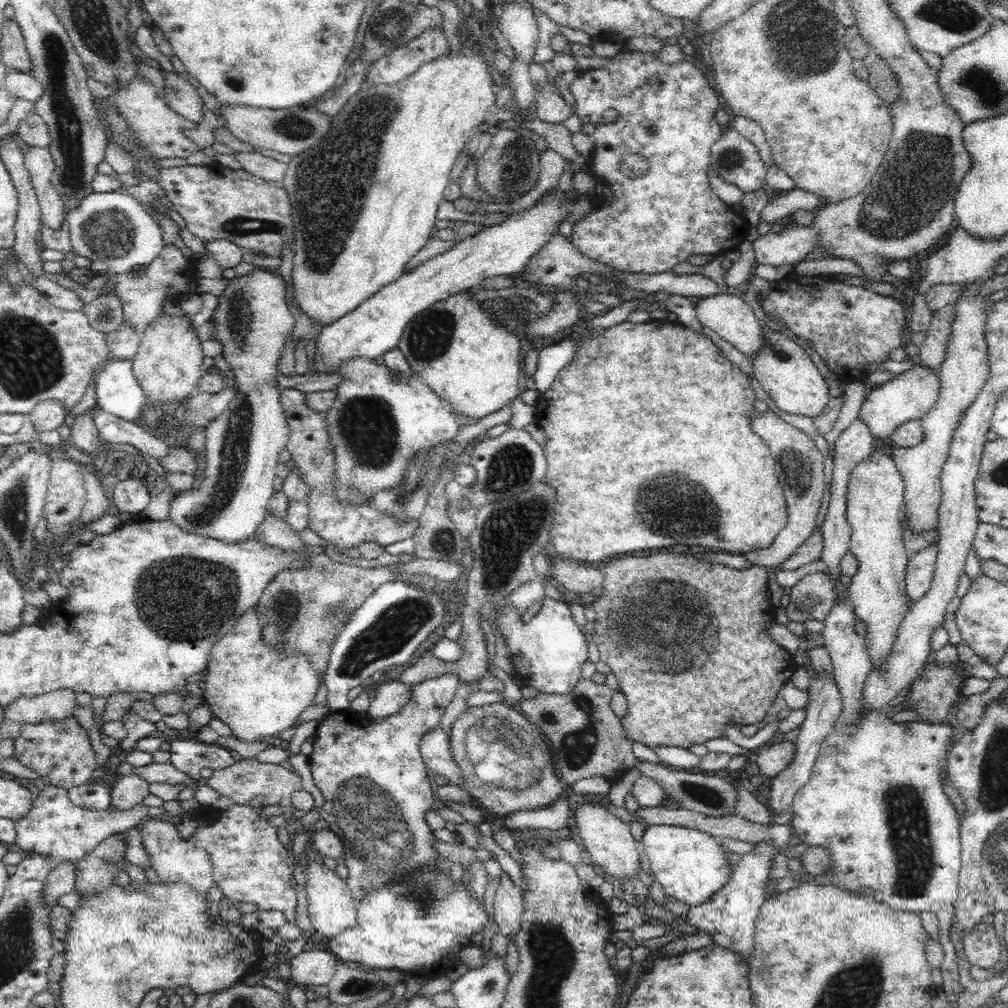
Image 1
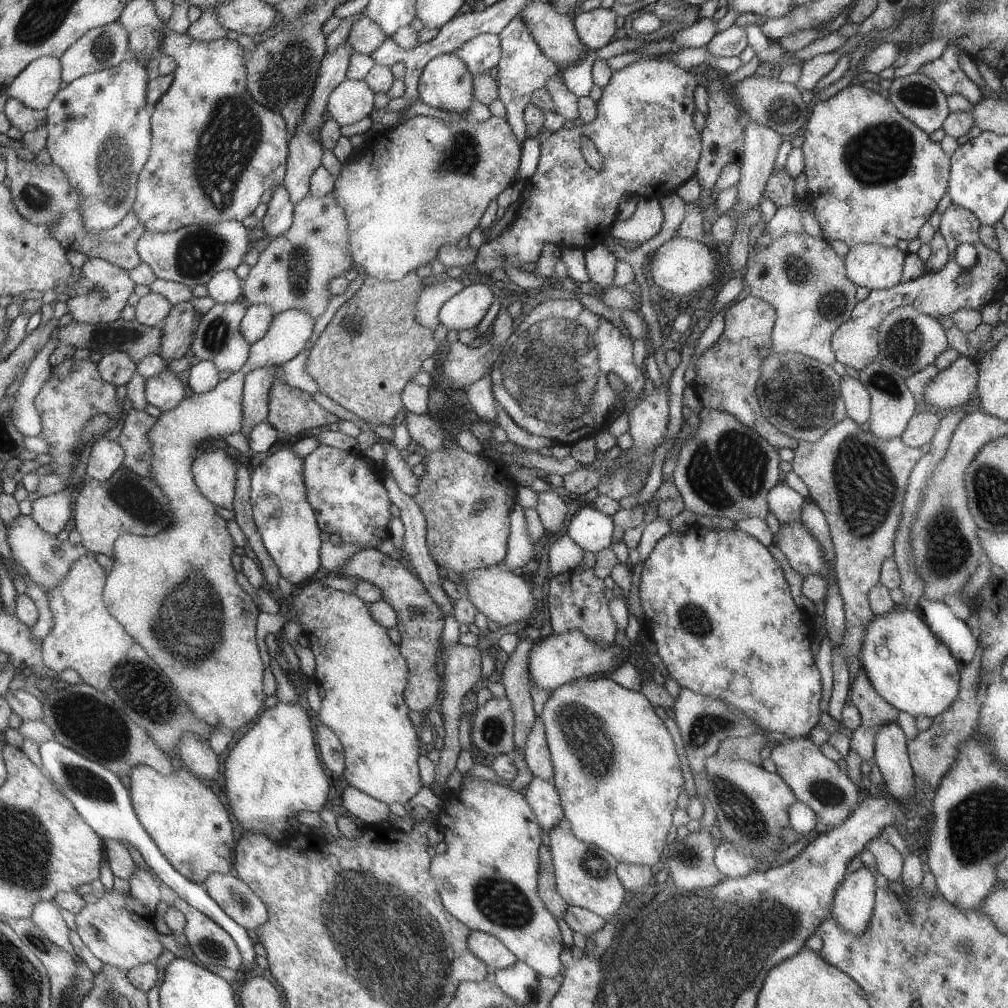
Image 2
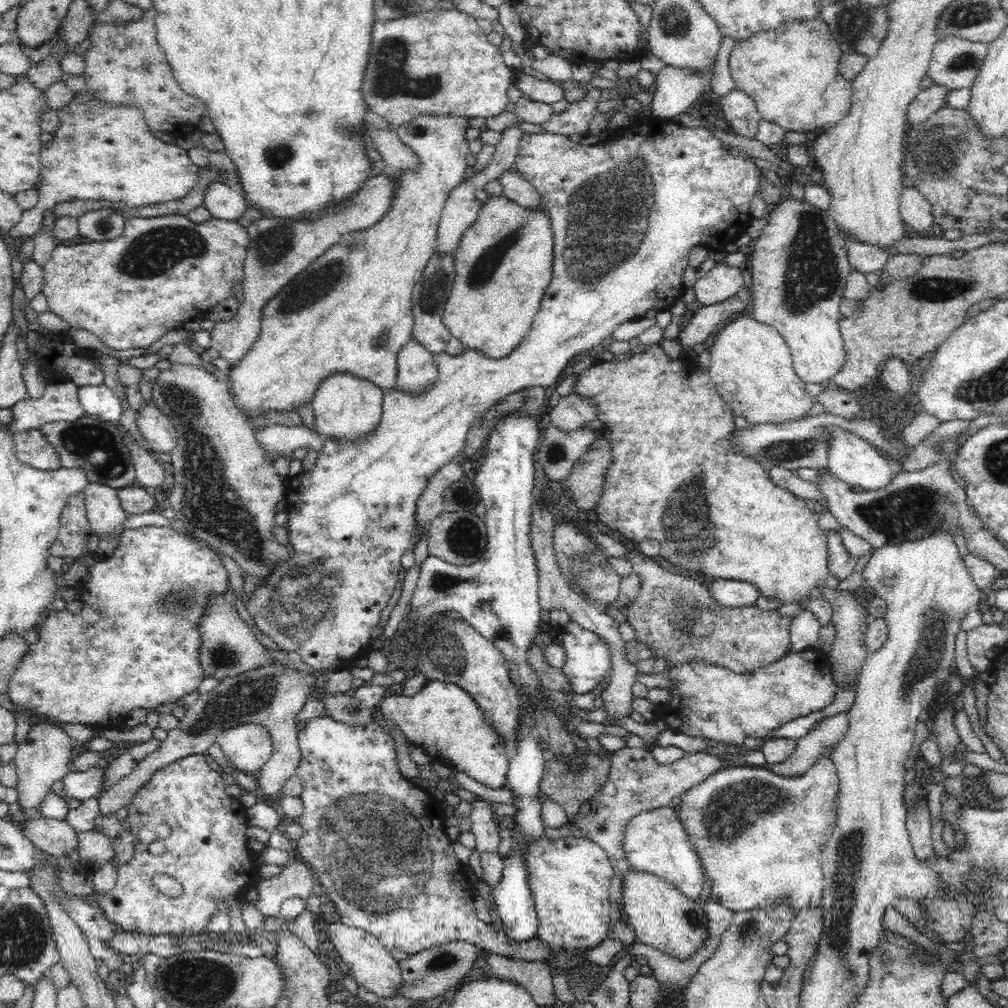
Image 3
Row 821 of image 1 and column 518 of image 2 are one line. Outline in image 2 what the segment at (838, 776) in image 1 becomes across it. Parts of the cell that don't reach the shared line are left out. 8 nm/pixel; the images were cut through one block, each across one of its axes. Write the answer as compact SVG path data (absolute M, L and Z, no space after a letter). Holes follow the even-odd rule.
M466 774L460 788L450 791L442 806L450 808L449 817L444 818L441 823L447 849L443 854L435 854L431 859L430 874L444 906L454 918L467 924L472 931L495 936L524 964L528 964L542 976L556 978L556 974L562 970L560 952L566 945L562 944L558 922L544 906L540 896L536 896L542 829L527 797L523 791L511 789L508 783L500 786Z

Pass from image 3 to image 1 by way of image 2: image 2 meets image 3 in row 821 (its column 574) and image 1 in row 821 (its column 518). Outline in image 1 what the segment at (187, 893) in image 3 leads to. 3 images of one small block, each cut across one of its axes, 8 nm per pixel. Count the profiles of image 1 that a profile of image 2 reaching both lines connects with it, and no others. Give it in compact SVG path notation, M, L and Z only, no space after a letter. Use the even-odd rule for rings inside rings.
M234 803L227 810L209 813L206 808L200 807L190 813L199 821L199 827L189 838L195 846L203 847L203 850L211 853L213 879L215 885L222 890L223 896L236 904L241 902L256 904L257 910L280 911L284 913L286 922L295 922L296 893L292 886L291 859L276 835L277 828L268 823L261 810Z

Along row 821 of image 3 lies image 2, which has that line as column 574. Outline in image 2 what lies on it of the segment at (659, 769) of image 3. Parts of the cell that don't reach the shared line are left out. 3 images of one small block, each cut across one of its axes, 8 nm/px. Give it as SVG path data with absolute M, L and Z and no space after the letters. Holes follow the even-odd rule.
M576 566L557 575L550 576L545 589L545 602L550 613L550 624L553 632L562 634L568 630L580 630L592 642L602 648L615 645L616 622L610 616L608 600L604 596L604 582L596 576L592 568Z

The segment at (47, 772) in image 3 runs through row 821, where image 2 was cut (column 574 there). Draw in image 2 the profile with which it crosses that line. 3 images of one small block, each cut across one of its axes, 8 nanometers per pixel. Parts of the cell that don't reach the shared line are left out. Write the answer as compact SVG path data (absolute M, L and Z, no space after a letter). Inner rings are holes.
M603 7L577 14L574 25L586 49L602 48L612 40L618 29L616 16L614 10Z

